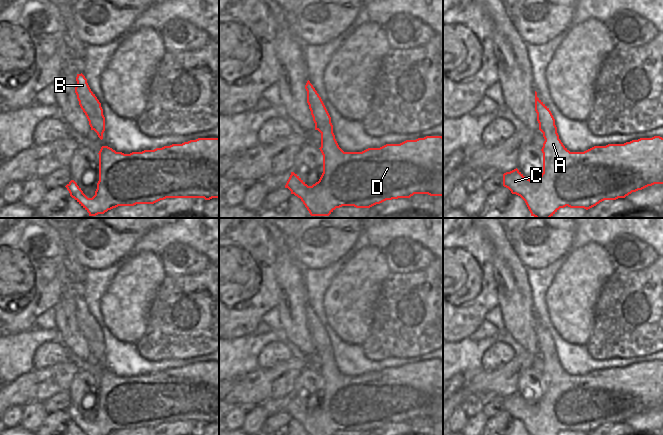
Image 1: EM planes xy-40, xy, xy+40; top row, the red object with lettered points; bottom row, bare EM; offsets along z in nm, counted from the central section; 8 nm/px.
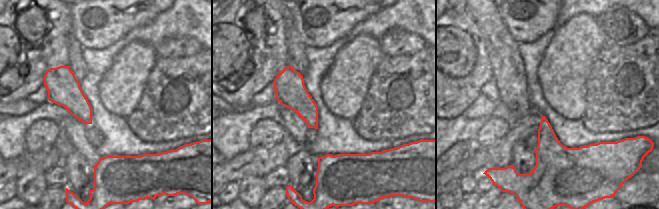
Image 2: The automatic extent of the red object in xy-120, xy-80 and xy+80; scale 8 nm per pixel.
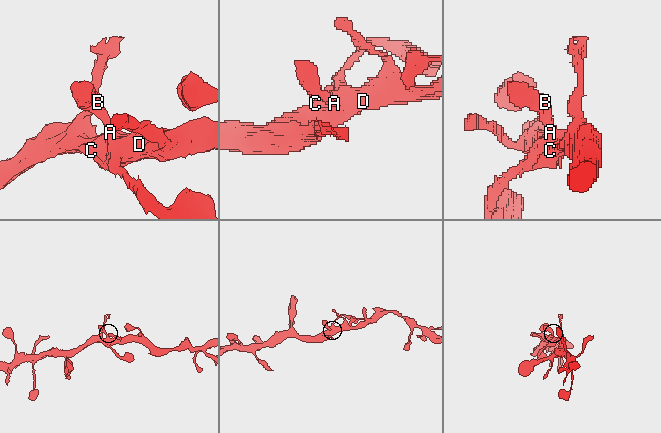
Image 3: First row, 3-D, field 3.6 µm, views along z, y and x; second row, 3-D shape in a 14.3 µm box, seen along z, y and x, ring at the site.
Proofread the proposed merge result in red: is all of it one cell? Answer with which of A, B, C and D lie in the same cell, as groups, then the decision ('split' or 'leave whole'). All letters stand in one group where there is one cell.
A B C D; leave whole

